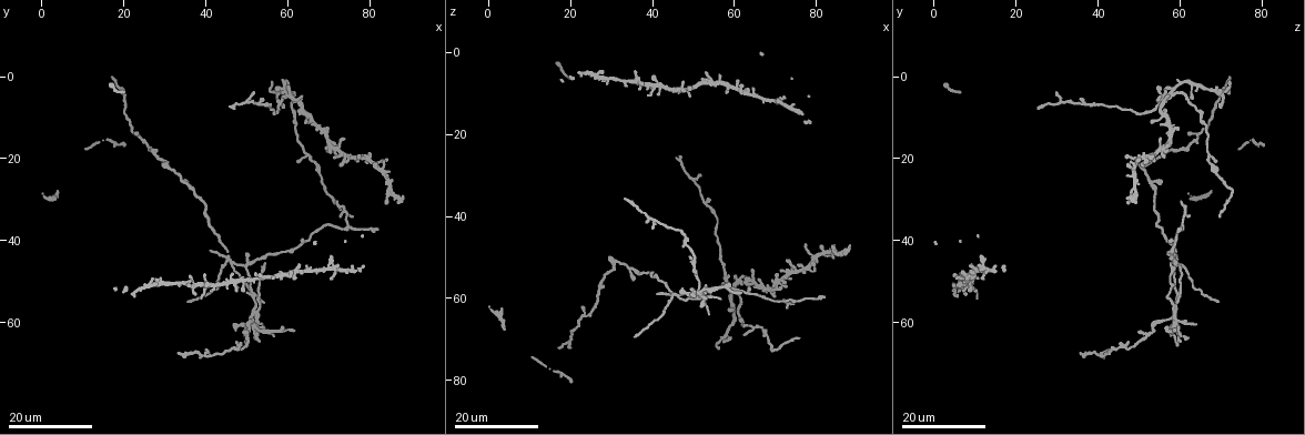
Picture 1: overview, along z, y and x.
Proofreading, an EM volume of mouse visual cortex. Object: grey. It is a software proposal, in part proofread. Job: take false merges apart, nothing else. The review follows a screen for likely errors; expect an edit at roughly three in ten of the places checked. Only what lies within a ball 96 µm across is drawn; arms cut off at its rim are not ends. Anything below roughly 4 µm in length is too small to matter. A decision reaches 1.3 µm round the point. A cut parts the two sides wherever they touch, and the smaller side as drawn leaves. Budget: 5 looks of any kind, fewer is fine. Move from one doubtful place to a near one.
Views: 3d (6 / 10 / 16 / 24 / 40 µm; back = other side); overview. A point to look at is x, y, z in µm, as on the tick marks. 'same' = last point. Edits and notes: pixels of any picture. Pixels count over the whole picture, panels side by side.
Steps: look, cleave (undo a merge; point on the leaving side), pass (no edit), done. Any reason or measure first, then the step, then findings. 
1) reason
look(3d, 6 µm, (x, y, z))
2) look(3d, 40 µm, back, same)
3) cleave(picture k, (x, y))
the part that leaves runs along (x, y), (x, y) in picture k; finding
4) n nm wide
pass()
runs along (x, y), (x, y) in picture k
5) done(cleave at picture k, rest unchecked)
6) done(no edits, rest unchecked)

looks like a crossing
look(3d, 16 µm, (80.0, 20.5, 49.5))

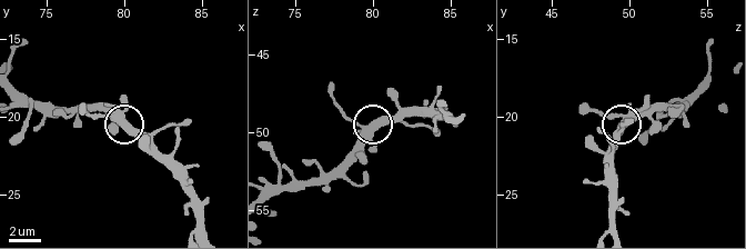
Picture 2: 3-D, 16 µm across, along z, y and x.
look(3d, 6 µm, (79.6, 20.0, 49.8))

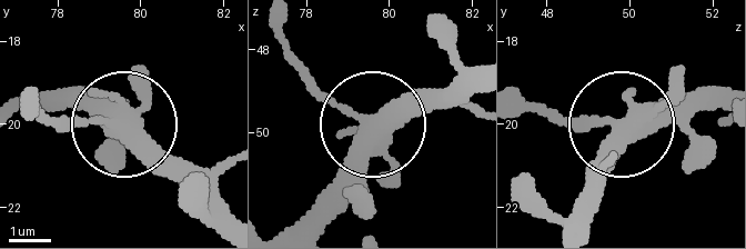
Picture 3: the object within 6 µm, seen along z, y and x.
pass()
runs along (289, 230), (331, 188), (366, 127), (292, 63) in picture 3; continuous, no second cell

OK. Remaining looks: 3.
look(3d, 24 µm, (67.0, 21.5, 67.5))

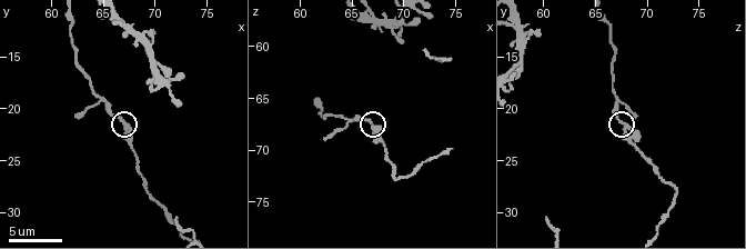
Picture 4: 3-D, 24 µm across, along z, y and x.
look(3d, 6 µm, (67.4, 21.8, 68.2))

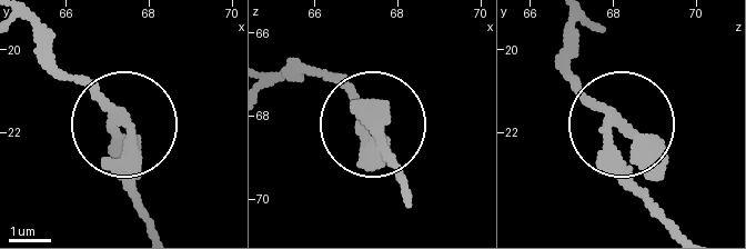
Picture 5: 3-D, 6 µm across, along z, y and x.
from behind
look(3d, 6 µm, back, (67.25, 21.90, 68.20))

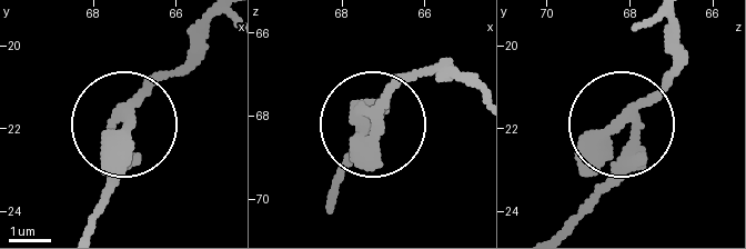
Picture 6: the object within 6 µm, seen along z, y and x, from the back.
340 nm wide
pass()
one cell here

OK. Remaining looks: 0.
done(no edits, rest unchecked)

